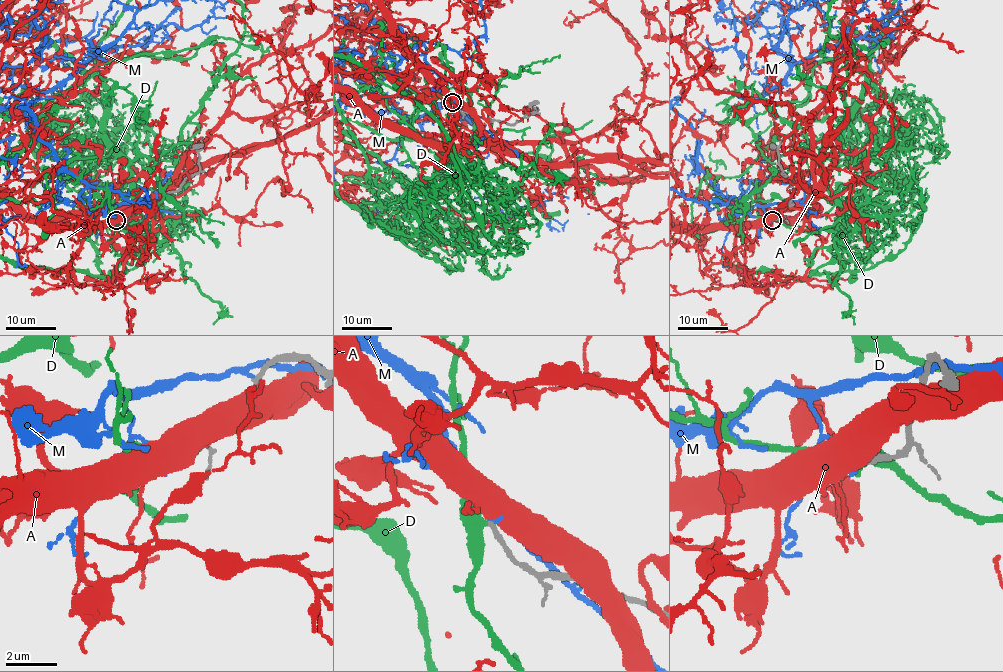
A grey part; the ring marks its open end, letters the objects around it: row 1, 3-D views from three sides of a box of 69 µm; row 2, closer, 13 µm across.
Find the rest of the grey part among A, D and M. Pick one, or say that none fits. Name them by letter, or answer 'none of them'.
none of them

